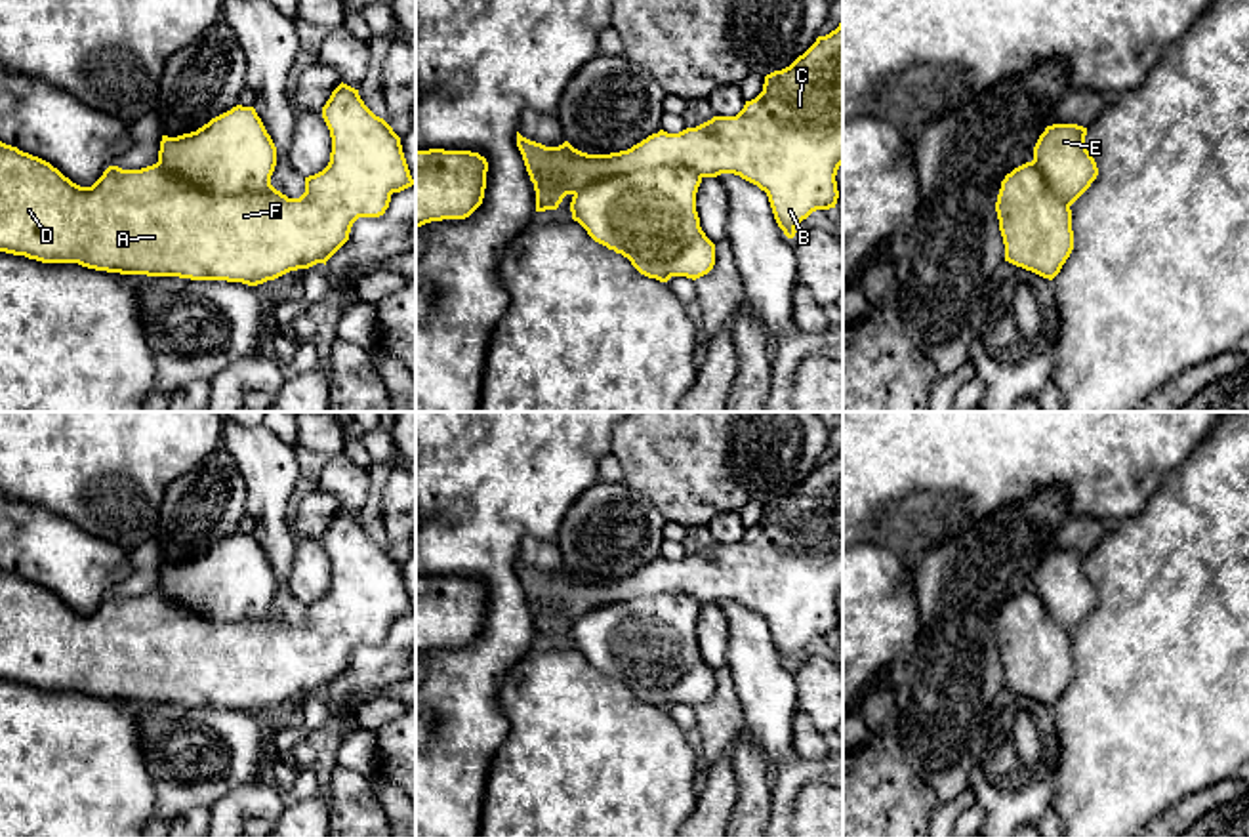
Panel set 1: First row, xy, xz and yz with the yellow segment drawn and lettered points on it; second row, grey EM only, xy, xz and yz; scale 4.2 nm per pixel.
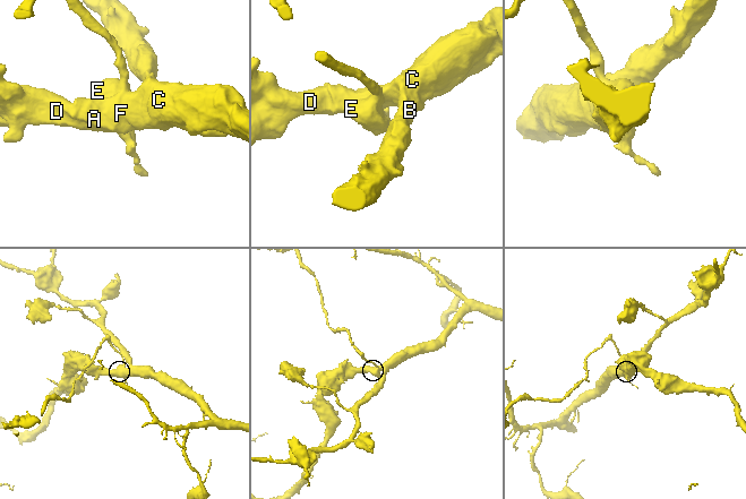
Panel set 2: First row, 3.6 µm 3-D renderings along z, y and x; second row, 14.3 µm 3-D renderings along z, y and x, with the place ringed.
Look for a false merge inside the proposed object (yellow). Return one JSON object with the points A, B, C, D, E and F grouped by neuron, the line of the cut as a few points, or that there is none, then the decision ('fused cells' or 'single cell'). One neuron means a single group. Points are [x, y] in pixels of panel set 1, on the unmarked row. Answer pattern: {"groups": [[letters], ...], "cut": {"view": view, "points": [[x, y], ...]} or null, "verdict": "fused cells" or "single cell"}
{"groups": [["A", "B", "C", "D", "F"], ["E"]], "cut": {"view": "xz", "points": [[700, 603], [681, 593], [653, 593], [599, 605], [573, 620]]}, "verdict": "fused cells"}

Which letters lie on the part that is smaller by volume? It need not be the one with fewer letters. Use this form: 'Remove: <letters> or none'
Remove: E

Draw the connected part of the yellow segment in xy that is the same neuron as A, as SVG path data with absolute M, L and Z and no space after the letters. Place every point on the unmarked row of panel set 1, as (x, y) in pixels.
M341 509L322 534L322 545L332 564L330 589L305 604L299 625L288 625L271 608L254 622L223 622L158 591L141 597L109 593L92 614L80 614L50 589L0 568L0 679L120 702L248 713L326 692L358 644L383 643L391 622L412 614L414 606L400 564L364 532L358 517Z

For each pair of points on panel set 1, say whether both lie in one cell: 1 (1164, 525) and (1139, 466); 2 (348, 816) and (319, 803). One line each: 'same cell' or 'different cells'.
1: different cells
2: different cells

